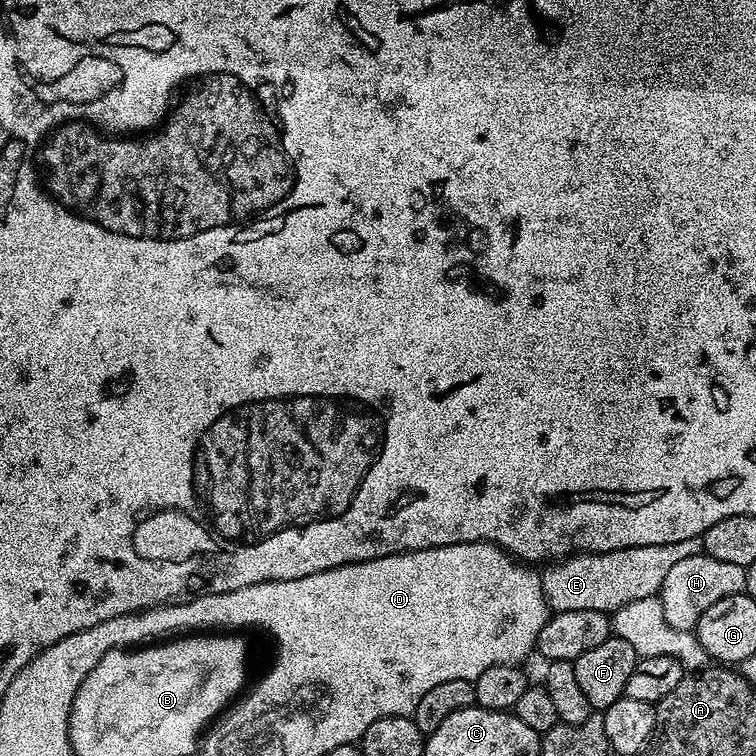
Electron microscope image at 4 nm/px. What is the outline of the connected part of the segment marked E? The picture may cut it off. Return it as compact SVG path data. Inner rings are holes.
M699 539L662 546L630 546L626 550L609 552L578 552L549 563L540 572L540 581L552 612L598 610L611 614L630 602L638 602L638 598L656 596L662 582L666 582L666 574L670 574L676 563L682 562L682 558L701 555L701 552Z

